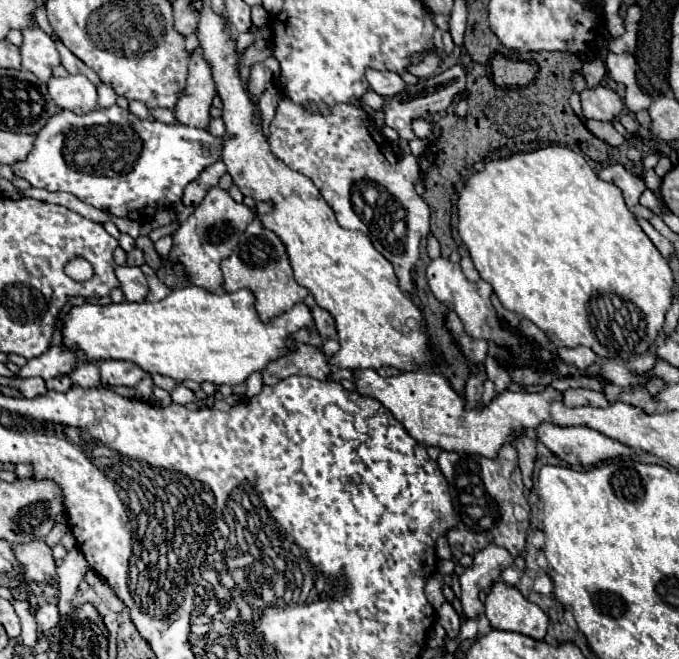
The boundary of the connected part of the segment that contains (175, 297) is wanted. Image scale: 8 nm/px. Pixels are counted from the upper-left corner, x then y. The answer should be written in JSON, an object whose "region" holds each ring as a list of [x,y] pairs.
{"region":[[[182,285],[170,291],[168,297],[156,303],[110,303],[110,305],[80,305],[72,307],[62,325],[62,347],[68,351],[82,351],[86,355],[86,361],[106,361],[106,359],[120,359],[136,363],[142,371],[154,375],[166,375],[174,381],[182,383],[186,379],[204,383],[216,383],[216,385],[236,385],[246,381],[246,377],[254,371],[262,371],[268,361],[274,361],[276,357],[284,355],[290,349],[288,335],[294,331],[312,325],[310,309],[304,303],[296,303],[290,311],[282,313],[280,317],[274,317],[270,325],[260,323],[256,309],[254,309],[254,295],[248,289],[240,289],[236,293],[208,293],[202,287],[196,285]]]}

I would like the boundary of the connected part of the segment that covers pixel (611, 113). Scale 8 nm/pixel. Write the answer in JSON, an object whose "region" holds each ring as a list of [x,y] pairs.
{"region":[[[596,87],[590,91],[580,93],[582,99],[582,111],[586,119],[598,119],[598,121],[612,121],[620,115],[624,103],[620,97],[606,87]]]}

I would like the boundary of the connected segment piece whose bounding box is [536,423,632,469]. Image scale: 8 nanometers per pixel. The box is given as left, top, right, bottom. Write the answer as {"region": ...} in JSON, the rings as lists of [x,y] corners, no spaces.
{"region":[[[540,423],[536,439],[546,445],[556,457],[572,467],[592,467],[598,461],[628,455],[632,449],[614,441],[590,427],[560,427],[554,423]]]}

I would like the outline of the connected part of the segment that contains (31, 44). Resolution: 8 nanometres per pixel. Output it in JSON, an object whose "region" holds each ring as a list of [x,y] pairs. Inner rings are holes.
{"region":[[[32,21],[30,27],[22,29],[24,43],[20,45],[22,55],[22,67],[30,73],[34,73],[40,81],[48,81],[52,77],[52,69],[60,65],[60,57],[56,51],[54,41],[38,27],[36,21]]]}

